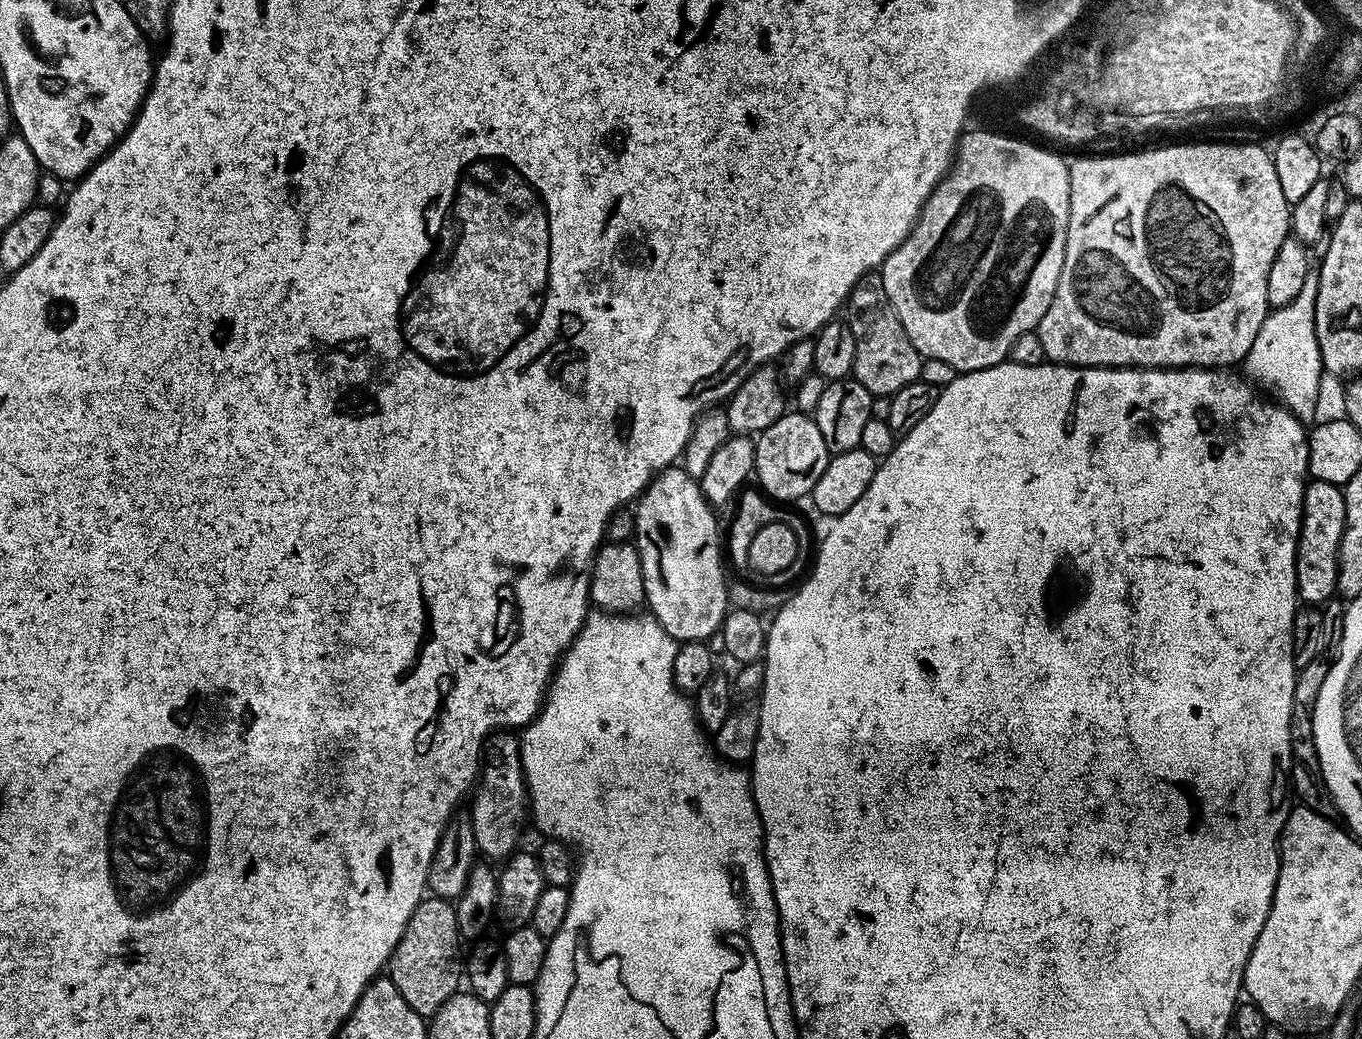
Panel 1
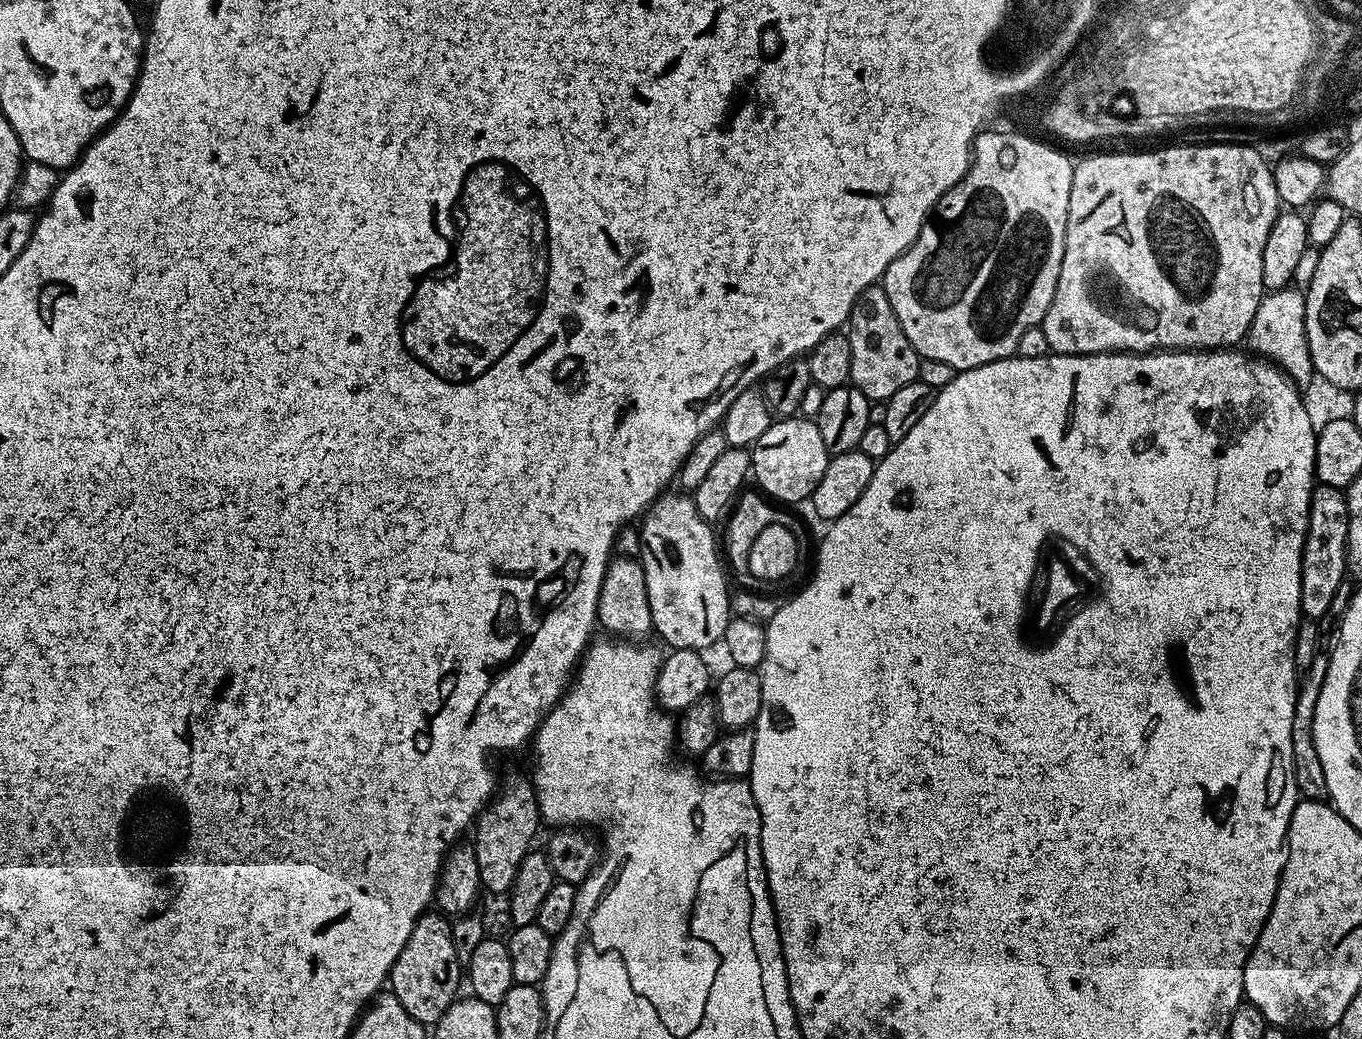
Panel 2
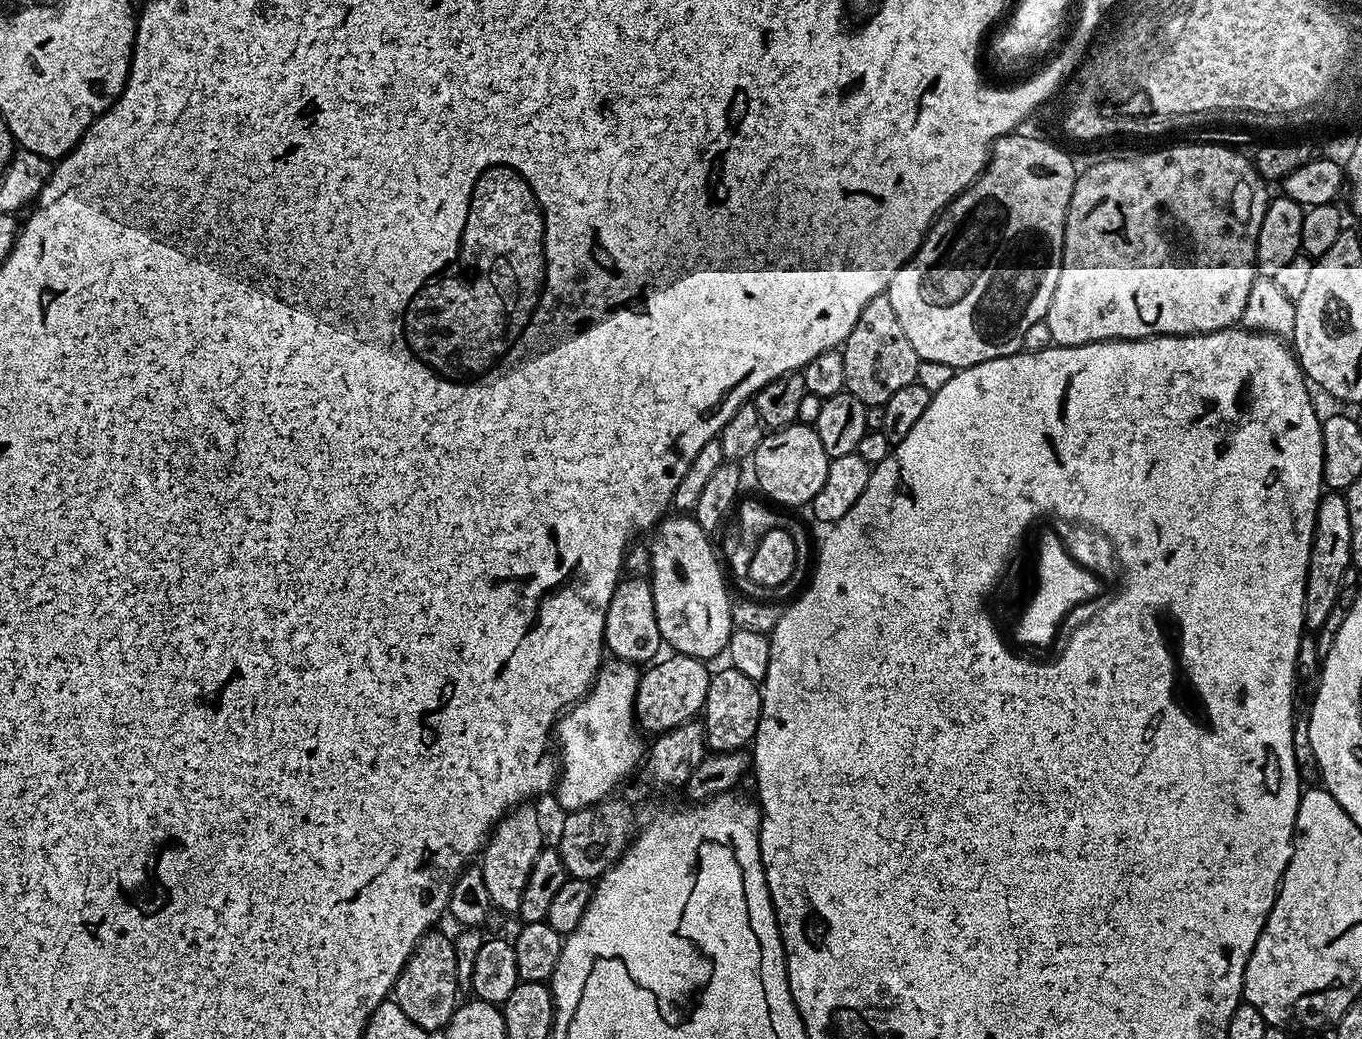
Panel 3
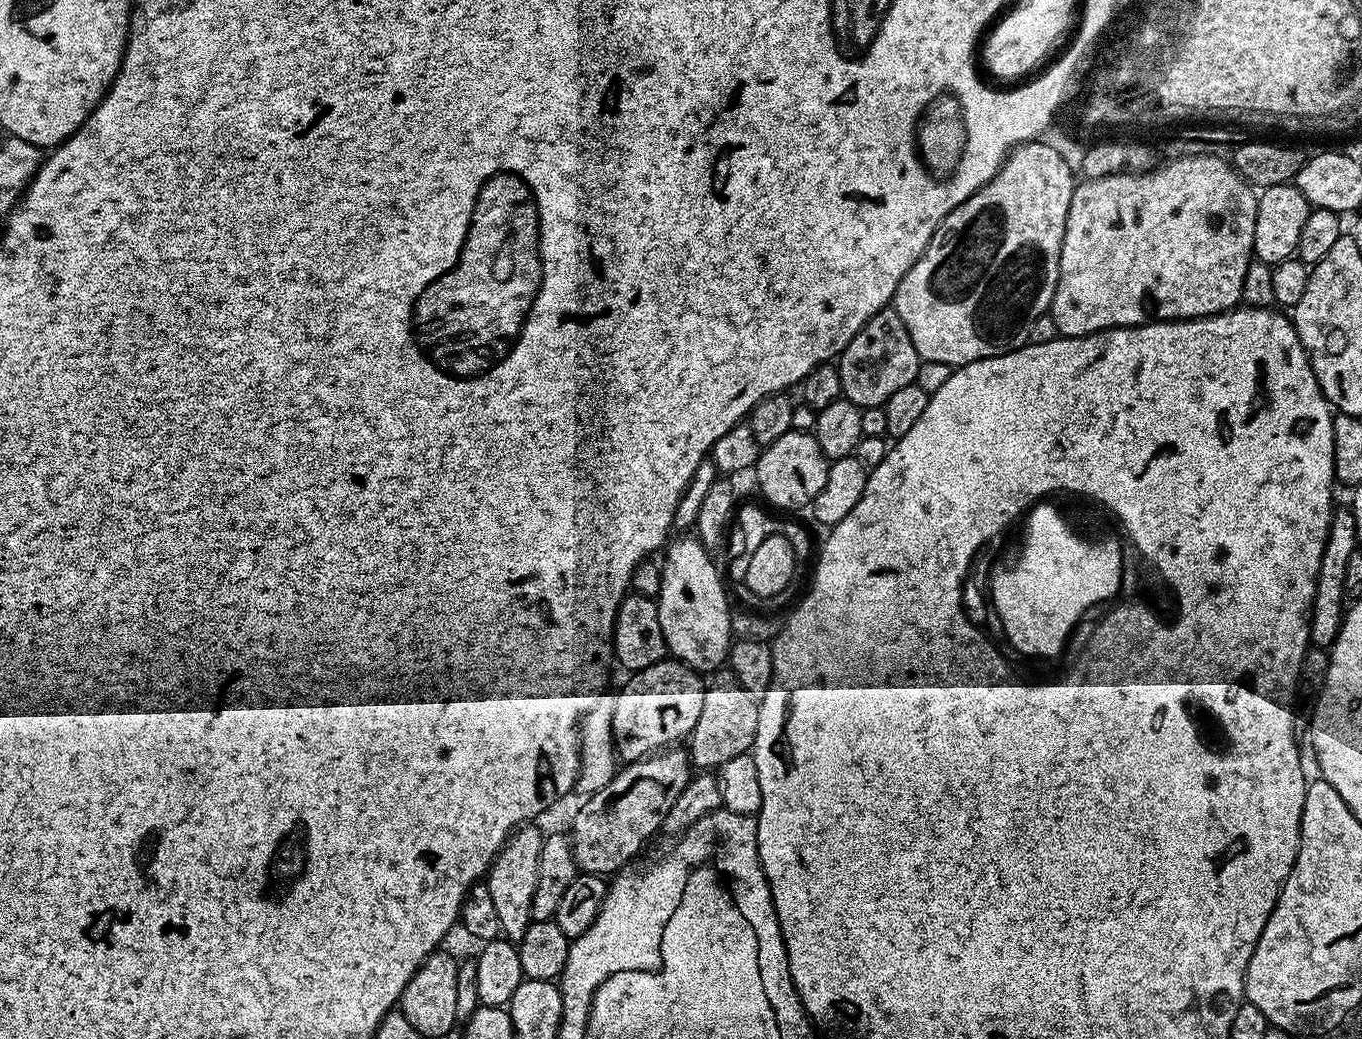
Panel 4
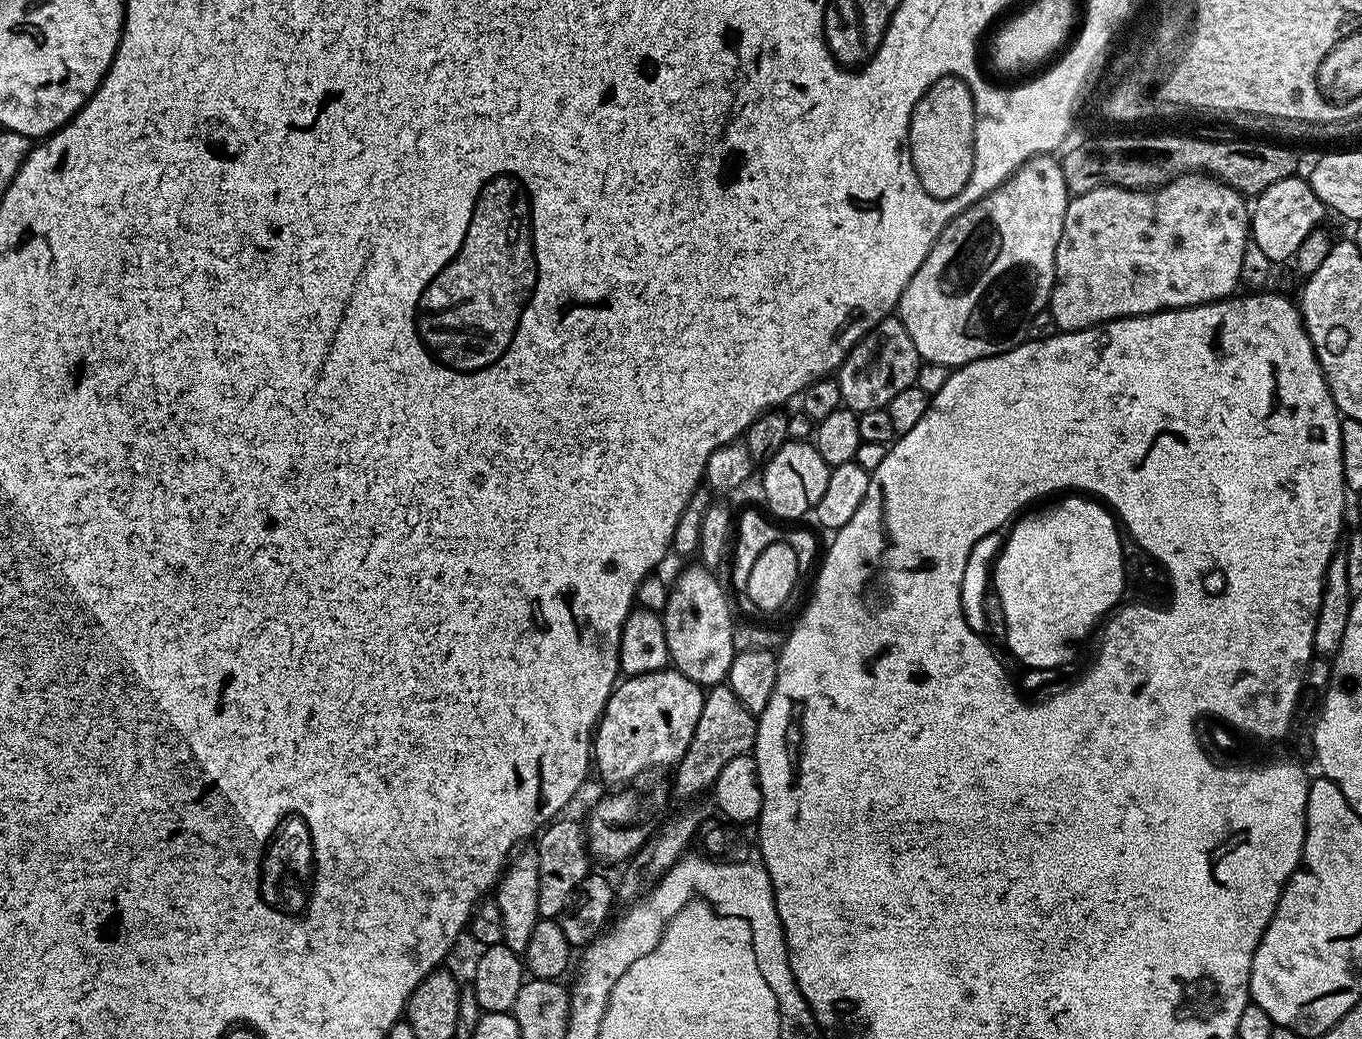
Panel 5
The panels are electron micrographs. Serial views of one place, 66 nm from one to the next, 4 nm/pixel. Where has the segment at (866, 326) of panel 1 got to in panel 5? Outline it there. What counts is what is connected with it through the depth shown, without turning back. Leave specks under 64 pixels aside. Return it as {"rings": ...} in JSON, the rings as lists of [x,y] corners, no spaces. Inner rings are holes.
{"rings":[[[899,315],[886,317],[848,351],[848,357],[839,366],[843,407],[857,414],[887,408],[897,394],[915,385],[921,363],[918,350],[910,334],[906,334],[906,326],[900,321]]]}

